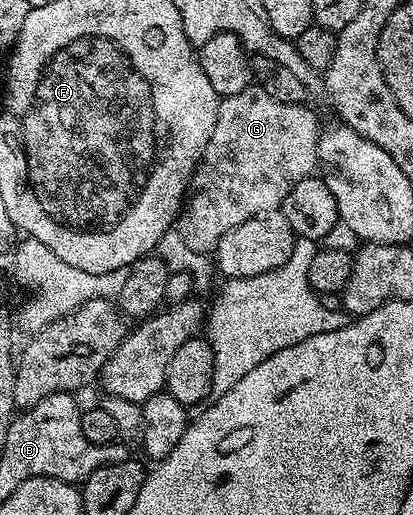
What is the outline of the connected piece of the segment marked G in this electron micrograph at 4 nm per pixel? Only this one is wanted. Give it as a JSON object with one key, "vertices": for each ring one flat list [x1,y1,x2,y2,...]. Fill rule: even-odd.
{"vertices":[[257,84,228,98,219,99,213,136,209,136,203,159,195,167,183,209,177,219,181,240,185,240,193,252,210,255,229,228,237,228,237,224,245,224,245,220,253,220,262,214,276,213,282,207,285,196,289,196,289,188,316,173,321,125,309,107,307,104,285,104,273,100,273,96,269,96,269,92]]}

